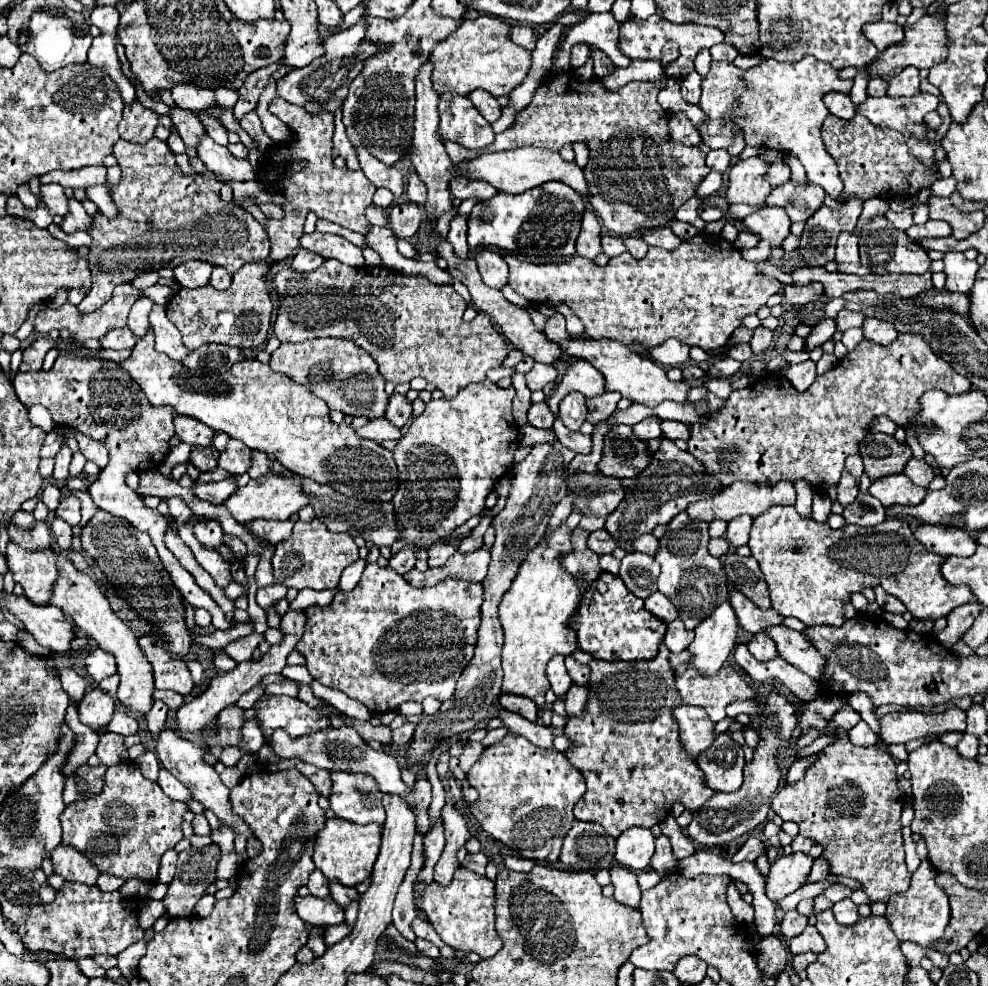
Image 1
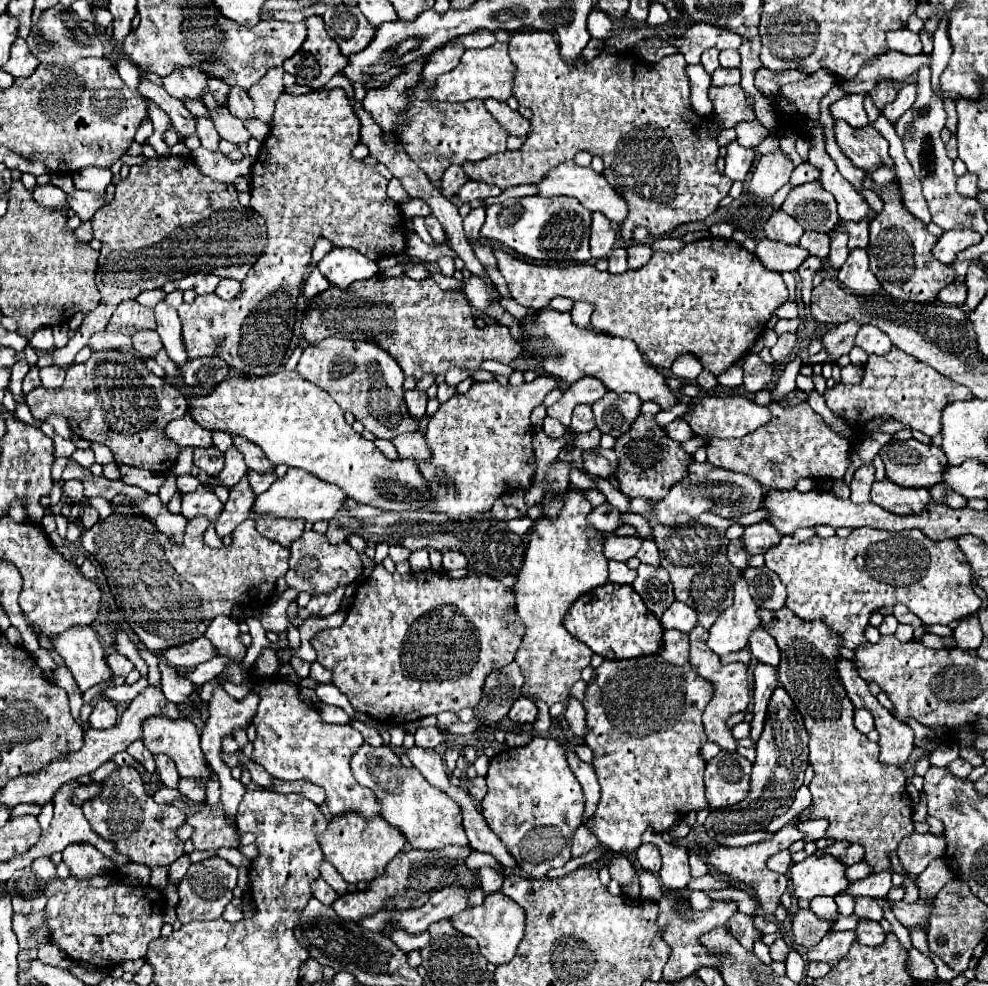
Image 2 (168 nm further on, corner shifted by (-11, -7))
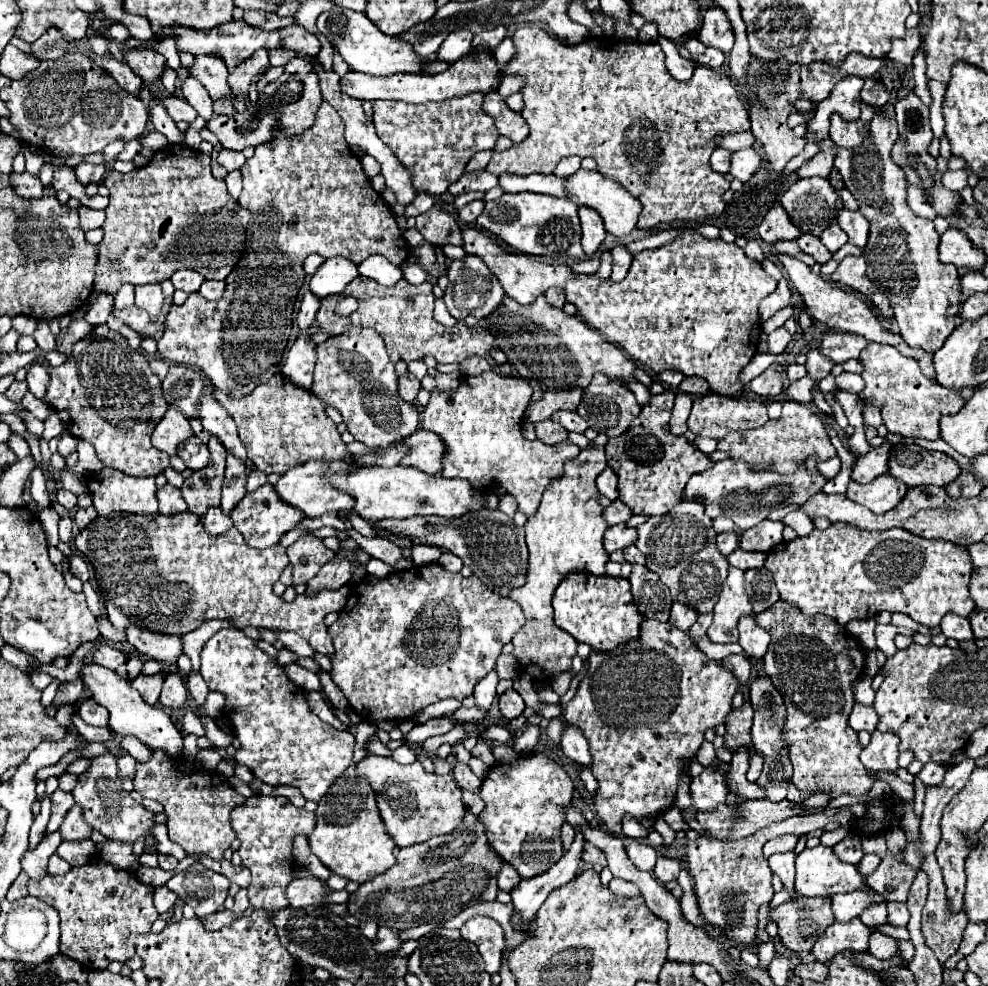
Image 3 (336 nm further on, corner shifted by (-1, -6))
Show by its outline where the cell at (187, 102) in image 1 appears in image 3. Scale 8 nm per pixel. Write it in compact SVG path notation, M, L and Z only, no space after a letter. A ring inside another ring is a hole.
M130 48L124 52L126 64L144 80L144 84L148 84L150 88L154 84L162 82L162 74L166 70L166 58L158 52L152 50L138 50L138 48Z

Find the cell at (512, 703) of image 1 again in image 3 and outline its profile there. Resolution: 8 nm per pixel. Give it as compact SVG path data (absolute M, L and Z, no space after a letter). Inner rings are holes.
M506 690L506 694L500 696L500 712L504 718L512 720L518 718L524 712L524 700L520 698L520 694L516 690Z

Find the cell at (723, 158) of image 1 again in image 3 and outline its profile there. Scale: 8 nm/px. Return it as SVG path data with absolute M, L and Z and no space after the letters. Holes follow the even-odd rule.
M754 148L732 152L730 156L730 174L742 182L750 180L750 176L762 166L762 156Z

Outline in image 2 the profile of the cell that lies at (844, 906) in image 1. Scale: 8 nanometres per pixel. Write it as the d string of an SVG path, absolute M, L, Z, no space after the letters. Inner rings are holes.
M860 919L860 925L856 927L856 933L858 933L858 941L864 943L864 945L882 945L884 939L886 939L886 933L882 931L880 923L876 921L868 921L868 919Z

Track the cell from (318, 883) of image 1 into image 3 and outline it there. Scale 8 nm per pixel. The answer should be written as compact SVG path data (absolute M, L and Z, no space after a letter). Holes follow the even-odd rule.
M308 876L308 878L294 878L288 886L288 900L292 908L306 908L306 906L320 906L320 904L346 904L348 892L346 890L330 890L322 880Z

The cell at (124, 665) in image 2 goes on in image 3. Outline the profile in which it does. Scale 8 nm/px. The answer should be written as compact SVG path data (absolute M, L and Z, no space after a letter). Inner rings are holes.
M100 646L94 654L92 654L92 660L104 668L110 668L110 670L116 670L118 666L122 666L126 662L126 656L112 648L112 646Z

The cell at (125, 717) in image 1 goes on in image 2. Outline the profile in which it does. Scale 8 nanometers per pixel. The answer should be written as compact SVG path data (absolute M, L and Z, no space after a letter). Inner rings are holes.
M138 739L138 741L134 741L128 749L126 749L142 767L144 767L144 771L148 773L148 775L152 775L154 773L154 759L152 759L152 753L144 747L144 743Z

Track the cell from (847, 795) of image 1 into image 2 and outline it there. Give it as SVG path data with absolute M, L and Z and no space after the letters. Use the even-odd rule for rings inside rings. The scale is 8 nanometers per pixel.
M788 607L778 611L760 609L760 619L782 653L776 669L778 681L798 707L810 735L808 761L814 769L810 783L812 819L824 817L830 821L826 837L864 845L864 861L870 863L874 871L888 869L888 853L896 851L898 841L914 831L912 799L906 793L904 771L900 767L882 765L878 761L878 743L870 743L866 735L854 729L854 705L836 669L840 647L844 647L842 637L828 629L824 621L804 621Z

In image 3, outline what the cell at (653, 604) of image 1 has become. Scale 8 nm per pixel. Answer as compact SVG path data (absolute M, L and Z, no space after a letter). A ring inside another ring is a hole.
M676 602L670 608L670 624L674 624L676 628L680 628L684 632L688 632L688 628L696 622L696 618L698 618L698 614L692 608L688 608L686 604Z

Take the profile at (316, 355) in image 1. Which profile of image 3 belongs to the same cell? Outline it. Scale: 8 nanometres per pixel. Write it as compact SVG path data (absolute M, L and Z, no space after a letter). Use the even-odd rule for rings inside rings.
M350 328L316 346L314 382L310 392L324 404L336 408L348 432L368 446L386 446L410 436L418 426L414 404L398 396L398 376L386 354L384 340L372 328Z

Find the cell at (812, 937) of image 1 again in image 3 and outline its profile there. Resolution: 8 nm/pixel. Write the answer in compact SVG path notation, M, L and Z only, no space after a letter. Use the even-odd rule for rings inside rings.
M858 918L850 922L834 922L818 938L818 944L814 944L812 954L816 956L818 962L828 962L832 956L848 948L856 952L866 952L868 936L870 936L870 928L866 928Z

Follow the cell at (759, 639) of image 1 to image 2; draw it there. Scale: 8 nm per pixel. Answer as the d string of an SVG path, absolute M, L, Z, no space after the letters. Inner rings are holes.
M758 627L752 631L750 635L750 651L752 655L760 661L760 663L766 663L766 665L772 665L776 667L778 661L780 661L780 651L778 651L778 645L774 641L772 635L768 635L766 629Z

